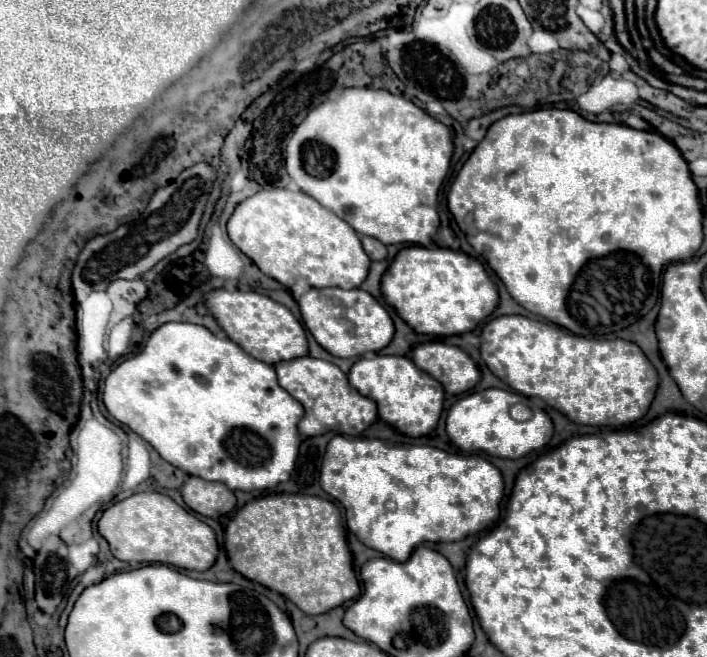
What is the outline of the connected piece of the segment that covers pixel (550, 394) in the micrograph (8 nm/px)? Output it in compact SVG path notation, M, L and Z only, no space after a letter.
M499 316L481 332L481 358L515 392L541 398L577 424L631 426L641 420L657 392L659 374L643 350L627 340L593 340L543 320Z

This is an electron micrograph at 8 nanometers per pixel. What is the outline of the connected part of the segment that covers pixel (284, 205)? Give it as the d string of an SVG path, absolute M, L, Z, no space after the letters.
M271 188L243 200L227 222L231 242L247 254L263 274L291 288L297 280L305 280L313 288L359 288L371 266L359 234L341 220L333 210L321 206L305 192L289 192Z

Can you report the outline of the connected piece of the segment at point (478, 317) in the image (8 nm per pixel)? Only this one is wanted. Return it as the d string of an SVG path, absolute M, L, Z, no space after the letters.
M415 244L399 250L393 264L383 274L381 292L415 332L431 336L471 332L475 330L473 322L479 324L483 318L491 316L499 302L497 286L477 258L449 248L431 250Z

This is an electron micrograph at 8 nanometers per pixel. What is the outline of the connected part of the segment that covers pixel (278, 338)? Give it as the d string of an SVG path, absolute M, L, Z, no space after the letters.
M213 290L205 296L207 308L217 318L219 326L227 332L227 336L237 342L247 354L253 358L265 362L265 364L277 364L285 360L295 360L301 356L307 356L307 336L299 320L291 314L291 310L269 296L257 294L257 292L225 292L225 290Z

